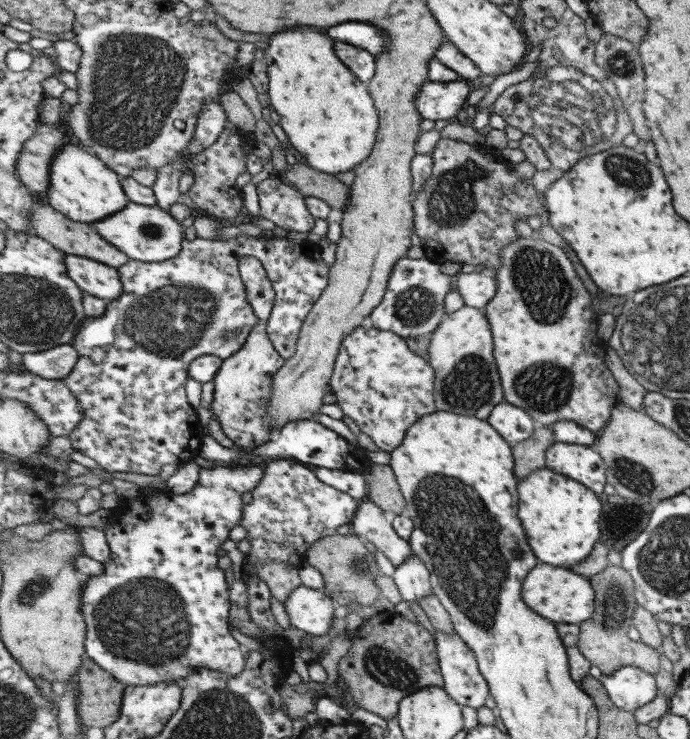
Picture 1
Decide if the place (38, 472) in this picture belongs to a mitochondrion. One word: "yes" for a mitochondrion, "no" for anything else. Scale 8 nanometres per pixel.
no

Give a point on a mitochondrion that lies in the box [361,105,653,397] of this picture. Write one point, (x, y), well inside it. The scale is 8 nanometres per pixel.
(539, 279)

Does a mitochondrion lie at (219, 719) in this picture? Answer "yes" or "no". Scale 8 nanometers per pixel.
yes

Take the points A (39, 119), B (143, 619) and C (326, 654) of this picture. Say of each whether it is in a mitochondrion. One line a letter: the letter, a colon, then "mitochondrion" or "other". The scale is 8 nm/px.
A: other
B: mitochondrion
C: other

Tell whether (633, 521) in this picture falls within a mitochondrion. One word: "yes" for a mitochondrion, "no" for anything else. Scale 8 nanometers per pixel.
yes

